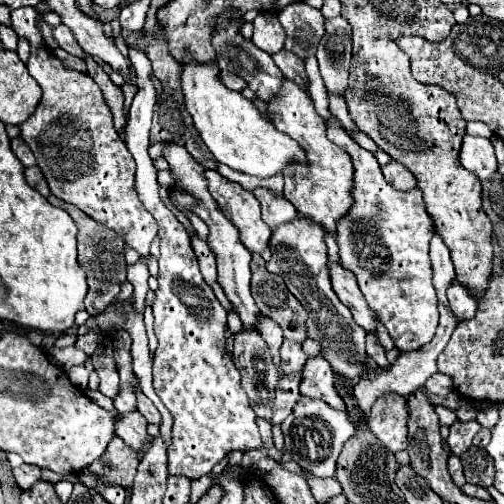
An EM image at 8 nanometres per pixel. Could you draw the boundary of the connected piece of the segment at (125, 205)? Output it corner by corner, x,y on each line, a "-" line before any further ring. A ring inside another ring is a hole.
31,6
11,12
11,28
31,42
31,56
27,62
29,74
43,88
43,98
35,114
19,126
21,138
33,150
37,166
49,182
51,194
75,204
95,222
115,230
127,246
147,258
159,226
135,192
135,162
115,130
111,108
107,106
101,88
89,74
63,66
51,50
41,46
43,38
35,18
37,10

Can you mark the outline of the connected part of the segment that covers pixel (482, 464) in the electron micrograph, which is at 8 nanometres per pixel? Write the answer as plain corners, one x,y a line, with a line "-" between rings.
471,446
463,456
463,470
465,470
465,478
469,484
477,484
483,488
489,488
495,480
495,466
493,466
493,458
489,458
485,448
477,448

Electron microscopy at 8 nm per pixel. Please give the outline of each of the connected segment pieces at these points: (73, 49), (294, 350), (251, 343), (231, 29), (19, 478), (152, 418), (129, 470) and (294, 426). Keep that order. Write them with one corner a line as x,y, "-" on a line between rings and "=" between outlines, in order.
59,24
59,26
53,28
53,38
55,38
57,44
59,44
63,50
67,50
69,54
83,58
83,50
81,50
81,46
77,44
73,32
71,32
65,24
=
283,340
283,346
281,346
281,364
279,364
279,368
283,370
283,374
301,372
301,368
303,368
305,362
307,362
307,356
301,350
301,344
=
255,328
239,330
237,334
233,334
233,340
235,340
233,362
241,370
241,386
245,386
245,390
247,390
249,404
253,406
253,410
259,418
269,420
271,408
273,408
273,394
275,394
277,382
279,382
279,372
277,372
277,366
273,362
271,350
269,350
267,342
263,340
263,336
=
225,12
221,18
219,18
219,24
217,24
217,36
215,36
215,50
217,50
217,66
221,70
229,70
241,78
245,78
245,82
249,84
249,88
255,92
257,98
269,102
277,96
277,92
281,90
281,84
285,80
283,72
277,68
277,64
273,62
271,54
259,50
253,42
245,40
241,34
239,34
239,28
241,28
241,20
237,22
231,22
231,12
=
23,464
19,468
13,468
13,476
15,476
15,482
21,490
27,490
29,486
33,486
33,482
37,482
41,478
41,470
37,466
31,466
31,464
=
137,392
137,404
139,404
139,412
141,412
151,424
159,424
159,422
161,422
159,410
155,408
155,404
153,404
149,398
145,398
143,392
=
115,436
113,442
107,446
105,454
93,464
99,468
99,476
107,478
107,482
131,488
137,474
139,458
137,454
133,454
133,450
129,450
129,446
125,446
125,442
121,442
121,438
=
301,396
289,418
281,424
281,430
285,436
285,448
303,470
313,472
319,478
333,478
335,462
341,454
343,444
355,434
355,424
349,420
347,412
333,410
331,406
327,406
327,402
319,398

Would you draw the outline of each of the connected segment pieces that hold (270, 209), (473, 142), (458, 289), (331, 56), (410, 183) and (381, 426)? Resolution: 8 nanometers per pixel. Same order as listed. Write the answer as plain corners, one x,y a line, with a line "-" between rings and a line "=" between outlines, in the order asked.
255,188
253,196
261,202
261,216
271,230
277,230
277,226
297,218
297,210
291,206
291,202
273,196
267,188
=
467,134
461,144
459,162
479,180
489,180
497,172
497,158
489,138
=
457,278
451,280
451,284
447,288
447,298
449,298
449,304
459,320
467,320
477,314
477,298
=
337,16
327,20
325,38
317,46
317,60
327,92
345,98
351,66
351,26
345,18
=
389,162
383,166
385,180
397,190
413,190
417,186
417,178
399,162
=
391,394
385,398
377,398
367,424
391,452
407,450
407,414
403,396

